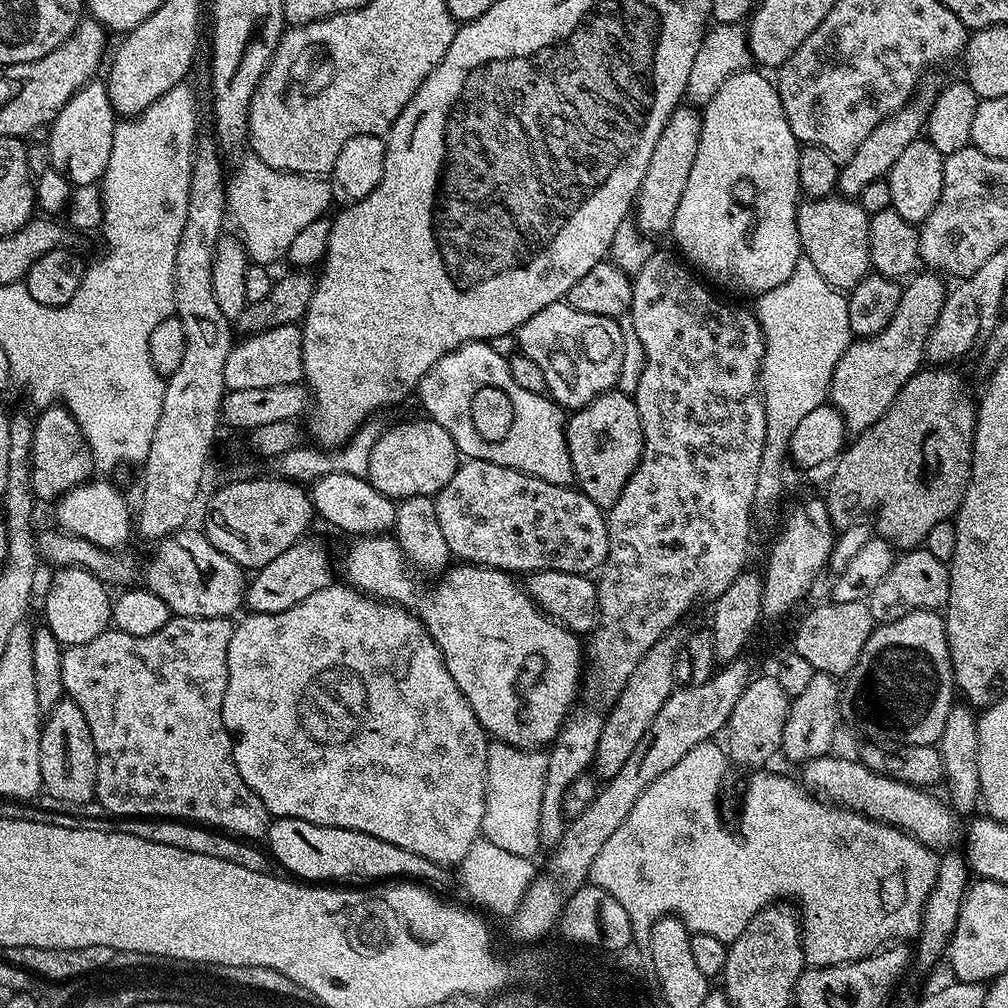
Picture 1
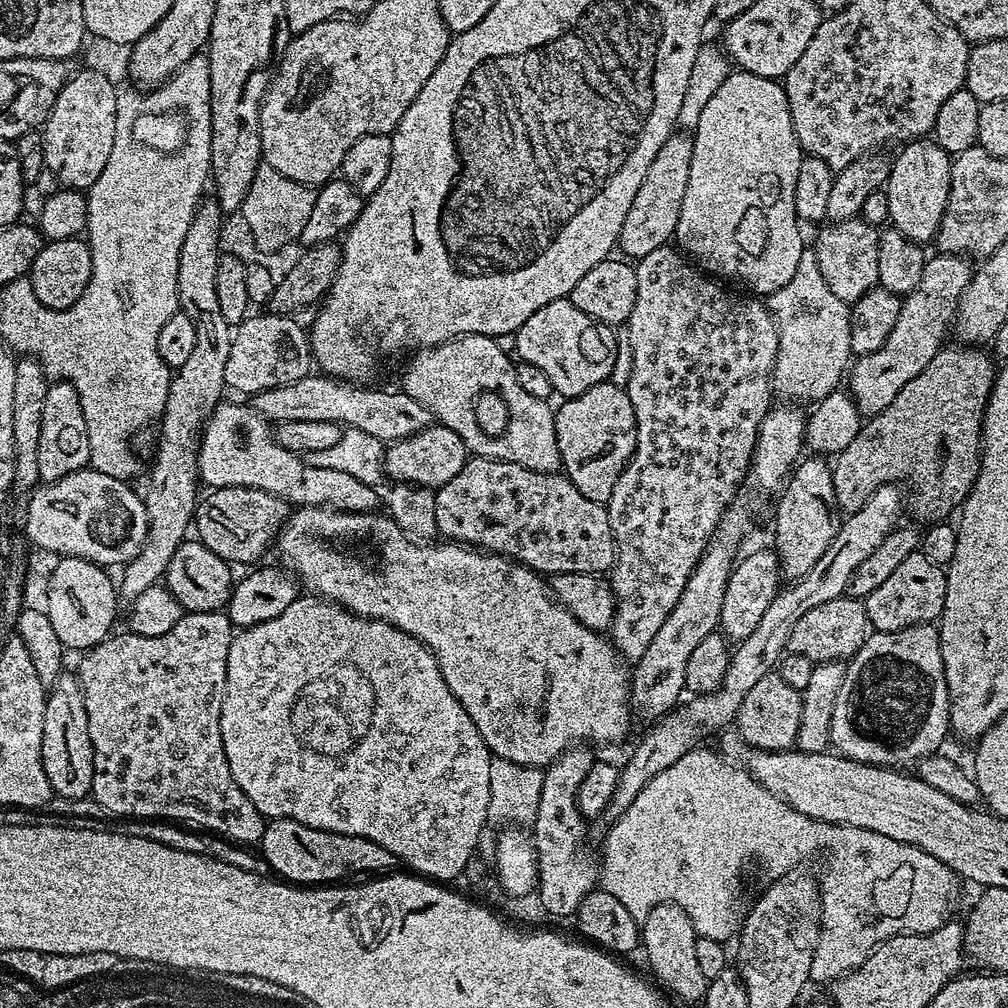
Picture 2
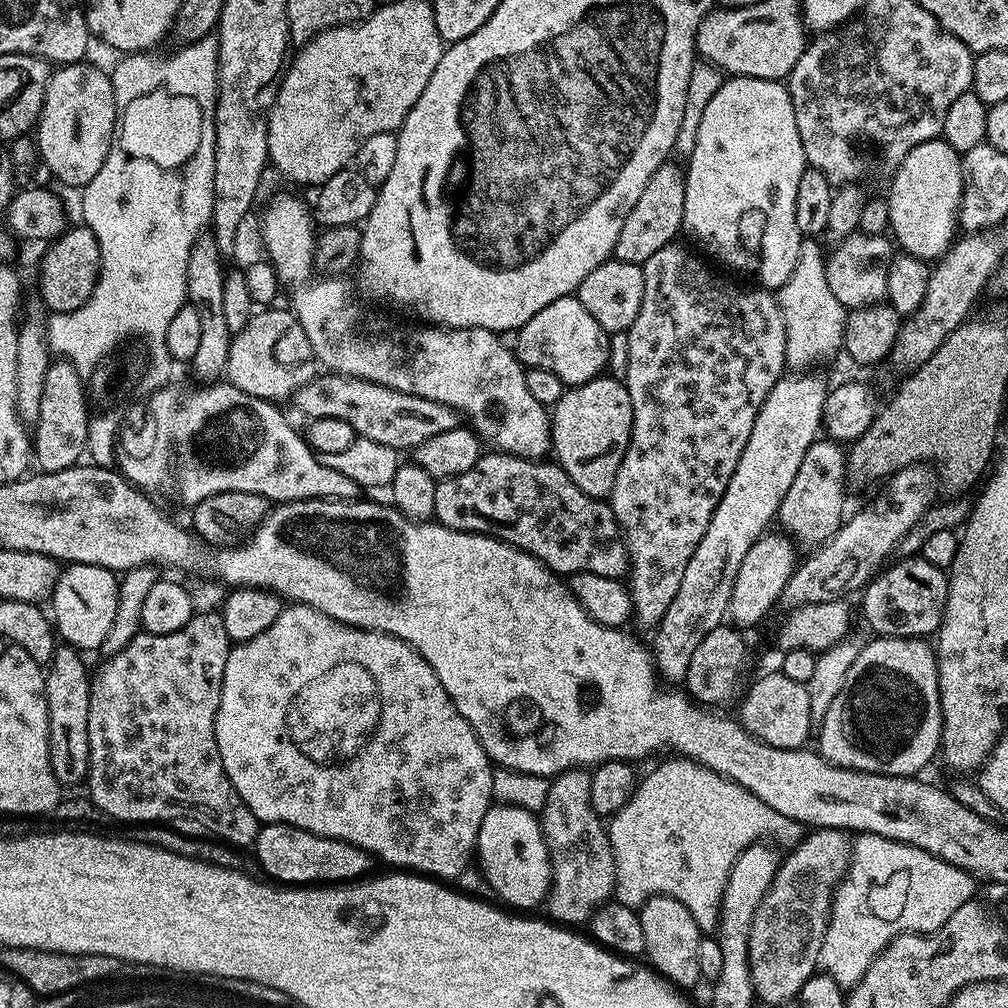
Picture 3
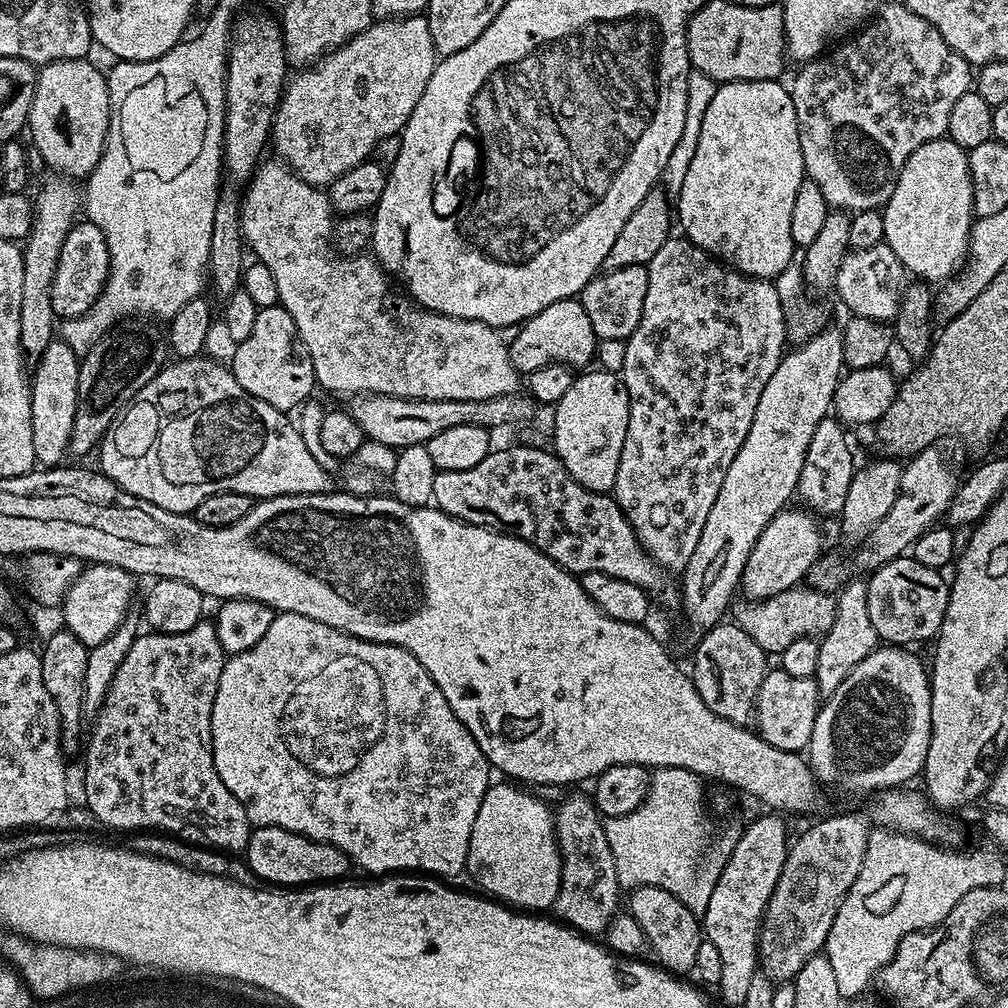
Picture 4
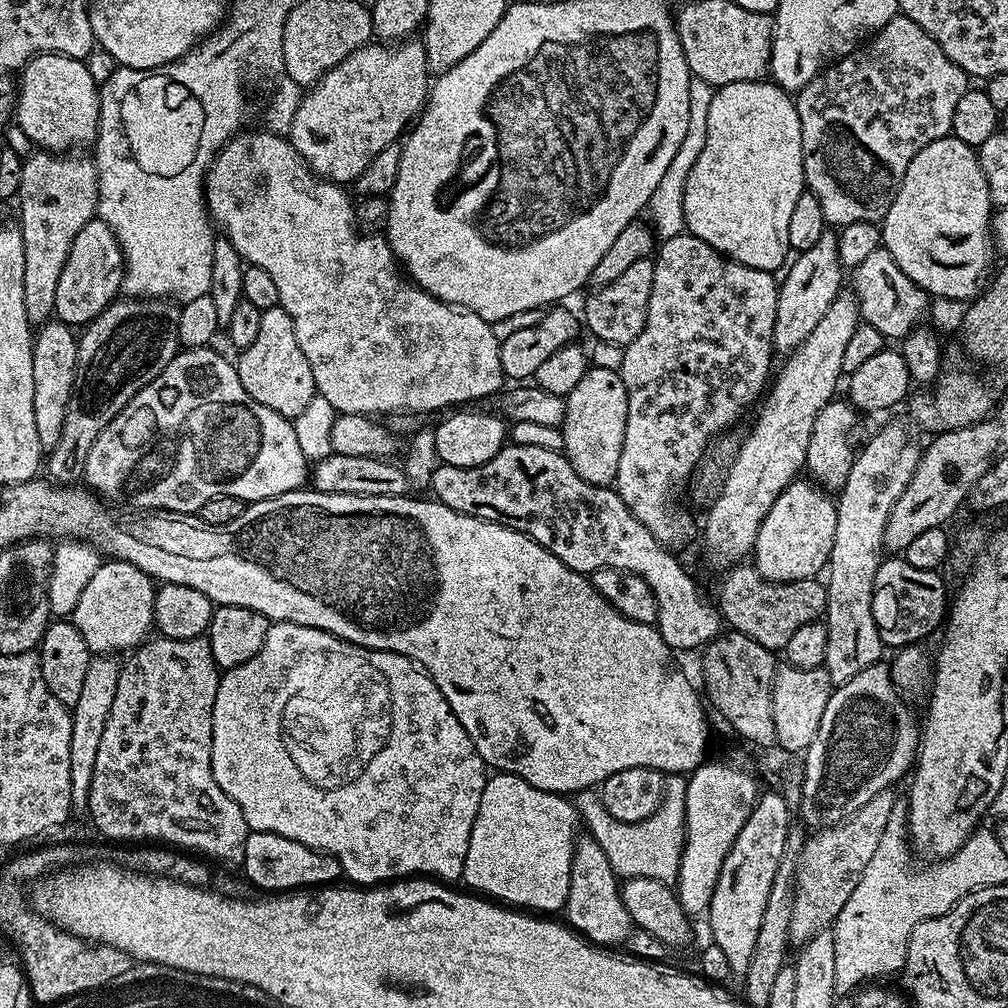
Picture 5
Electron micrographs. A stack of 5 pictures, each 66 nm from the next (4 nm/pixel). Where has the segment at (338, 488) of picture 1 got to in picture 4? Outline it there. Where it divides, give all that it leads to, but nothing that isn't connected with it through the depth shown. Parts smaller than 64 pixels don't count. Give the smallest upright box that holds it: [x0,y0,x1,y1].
[98,355,334,514]

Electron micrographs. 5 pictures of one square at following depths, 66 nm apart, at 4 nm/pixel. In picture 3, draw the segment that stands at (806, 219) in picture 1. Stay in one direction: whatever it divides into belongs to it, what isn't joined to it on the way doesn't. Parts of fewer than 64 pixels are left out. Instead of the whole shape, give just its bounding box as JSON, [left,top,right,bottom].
[824,230,894,310]

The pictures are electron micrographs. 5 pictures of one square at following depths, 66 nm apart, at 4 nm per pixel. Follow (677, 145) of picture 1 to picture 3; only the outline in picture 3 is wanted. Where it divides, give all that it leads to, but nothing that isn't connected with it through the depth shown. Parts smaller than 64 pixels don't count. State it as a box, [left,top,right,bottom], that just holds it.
[612,162,686,265]

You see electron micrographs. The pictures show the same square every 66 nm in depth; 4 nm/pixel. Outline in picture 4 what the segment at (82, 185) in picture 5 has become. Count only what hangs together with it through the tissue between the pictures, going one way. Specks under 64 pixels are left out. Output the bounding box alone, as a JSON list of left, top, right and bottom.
[20,174,82,358]

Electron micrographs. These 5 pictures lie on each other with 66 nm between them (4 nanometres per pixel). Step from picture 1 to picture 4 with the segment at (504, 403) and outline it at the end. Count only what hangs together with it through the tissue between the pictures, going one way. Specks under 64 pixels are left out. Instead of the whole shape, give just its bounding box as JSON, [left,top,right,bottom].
[240,159,521,400]

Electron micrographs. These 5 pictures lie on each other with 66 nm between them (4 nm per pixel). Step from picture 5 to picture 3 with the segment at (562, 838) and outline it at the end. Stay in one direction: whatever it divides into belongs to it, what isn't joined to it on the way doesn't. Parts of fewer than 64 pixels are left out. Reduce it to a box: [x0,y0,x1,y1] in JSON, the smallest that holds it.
[475,803,552,910]

